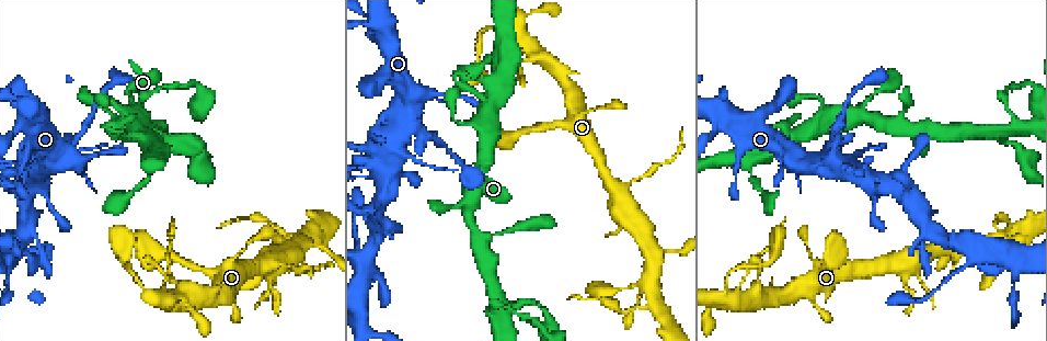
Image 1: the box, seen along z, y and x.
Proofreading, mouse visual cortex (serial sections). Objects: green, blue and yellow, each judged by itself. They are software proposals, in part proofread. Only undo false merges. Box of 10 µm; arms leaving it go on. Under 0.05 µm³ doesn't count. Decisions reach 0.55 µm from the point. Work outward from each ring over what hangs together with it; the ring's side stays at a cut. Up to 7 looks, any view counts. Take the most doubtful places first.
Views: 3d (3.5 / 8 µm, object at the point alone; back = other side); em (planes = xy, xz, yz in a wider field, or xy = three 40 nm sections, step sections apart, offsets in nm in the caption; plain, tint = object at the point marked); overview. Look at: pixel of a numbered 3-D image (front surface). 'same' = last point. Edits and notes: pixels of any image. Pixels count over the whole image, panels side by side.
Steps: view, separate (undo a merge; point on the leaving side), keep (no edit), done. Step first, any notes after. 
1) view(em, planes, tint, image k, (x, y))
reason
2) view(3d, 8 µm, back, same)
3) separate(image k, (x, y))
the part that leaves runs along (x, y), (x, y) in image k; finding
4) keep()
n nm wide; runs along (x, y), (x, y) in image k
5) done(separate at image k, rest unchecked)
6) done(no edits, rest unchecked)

view(3d, 3.5 µm, image 1, (621, 192))
thick turns thin

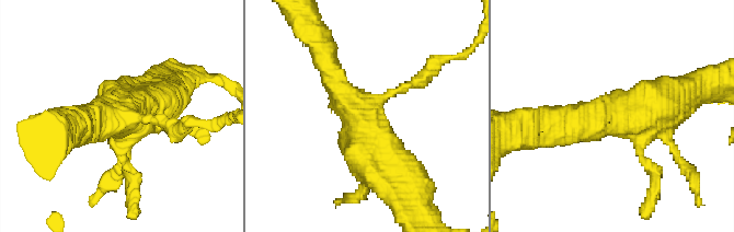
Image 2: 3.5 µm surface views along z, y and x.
view(em, xy, step 2, tint, image 2, (362, 120))
now the EM

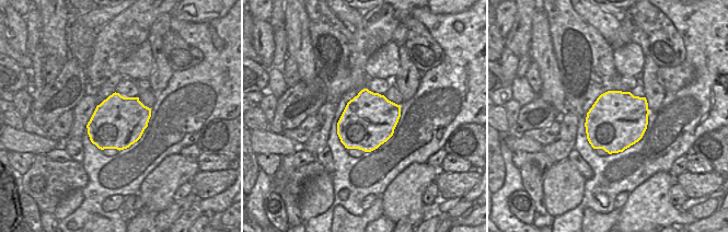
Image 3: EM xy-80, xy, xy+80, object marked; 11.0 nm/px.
keep()
runs along (335, 81), (379, 163), (413, 194) in image 2; one cell here

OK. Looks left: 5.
view(3d, 3.5 µm, image 1, (1007, 105))
abrupt turn

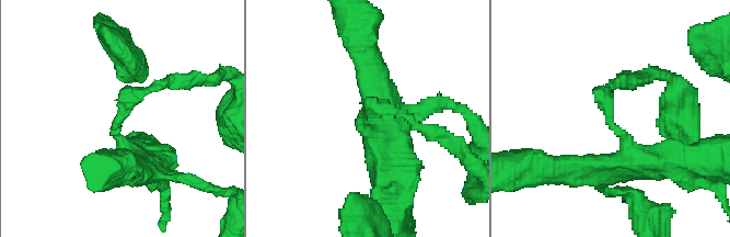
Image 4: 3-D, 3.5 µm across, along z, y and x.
view(em, xy, step 2, tint, image 4, (118, 116))
arms of 150, 300 nm; now the EM

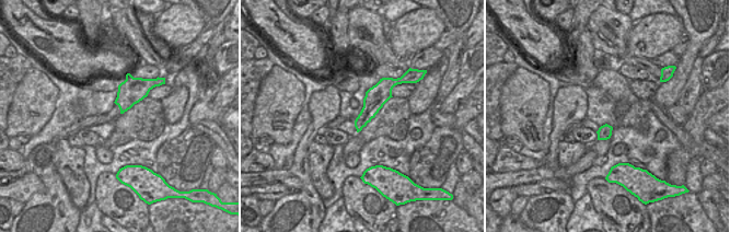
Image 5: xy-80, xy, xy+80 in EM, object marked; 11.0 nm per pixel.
keep()
240 nm wide; runs along (139, 166), (116, 122), (139, 91), (176, 81) in image 4; all the same cell

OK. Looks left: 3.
view(em, xy, step 3, tint, image 1, (774, 125))

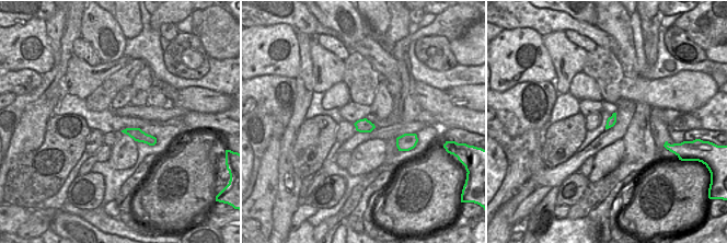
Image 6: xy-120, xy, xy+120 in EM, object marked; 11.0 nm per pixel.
view(3d, 3.5 µm, same)

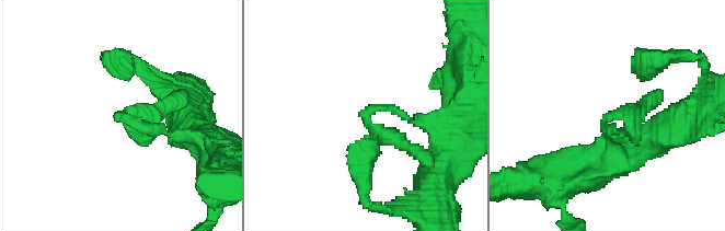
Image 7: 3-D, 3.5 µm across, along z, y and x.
keep()
150 nm wide; runs along (621, 137), (603, 120), (652, 100) in image 7; all the same cell

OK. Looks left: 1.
done(no edits, rest unchecked)

